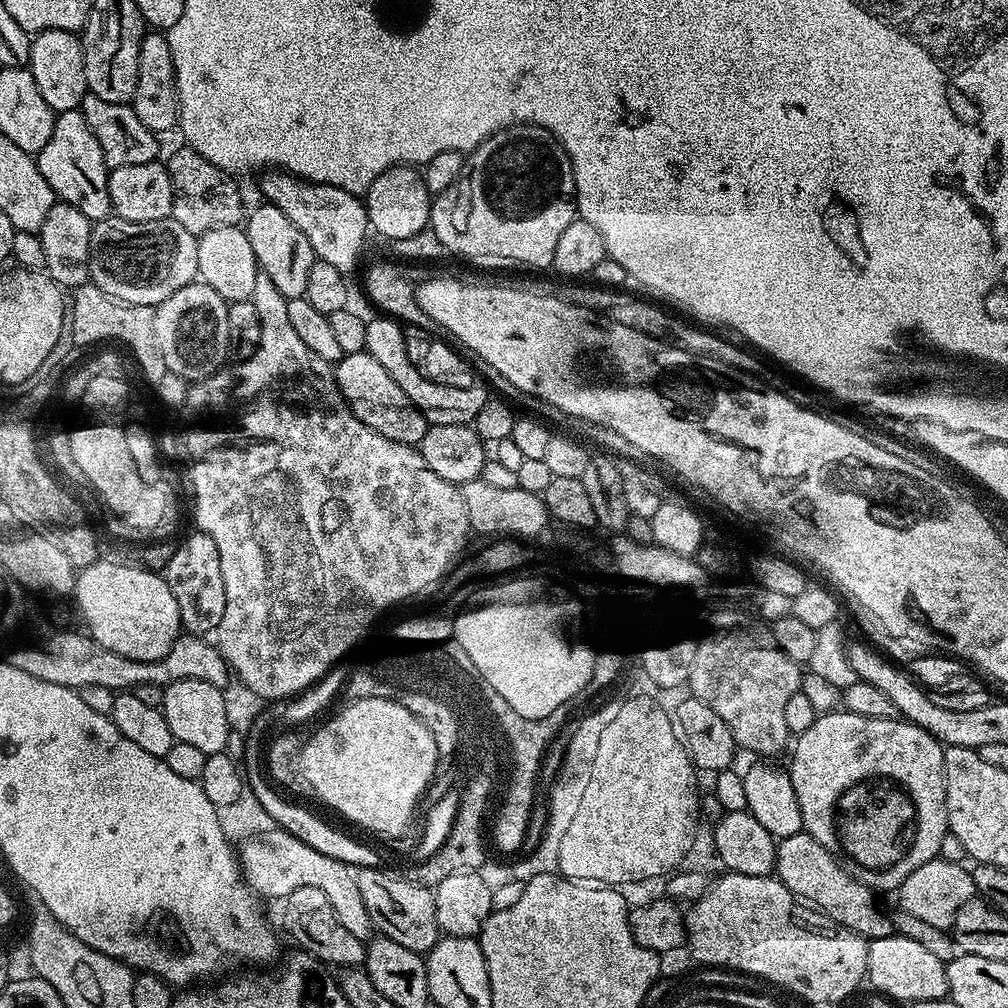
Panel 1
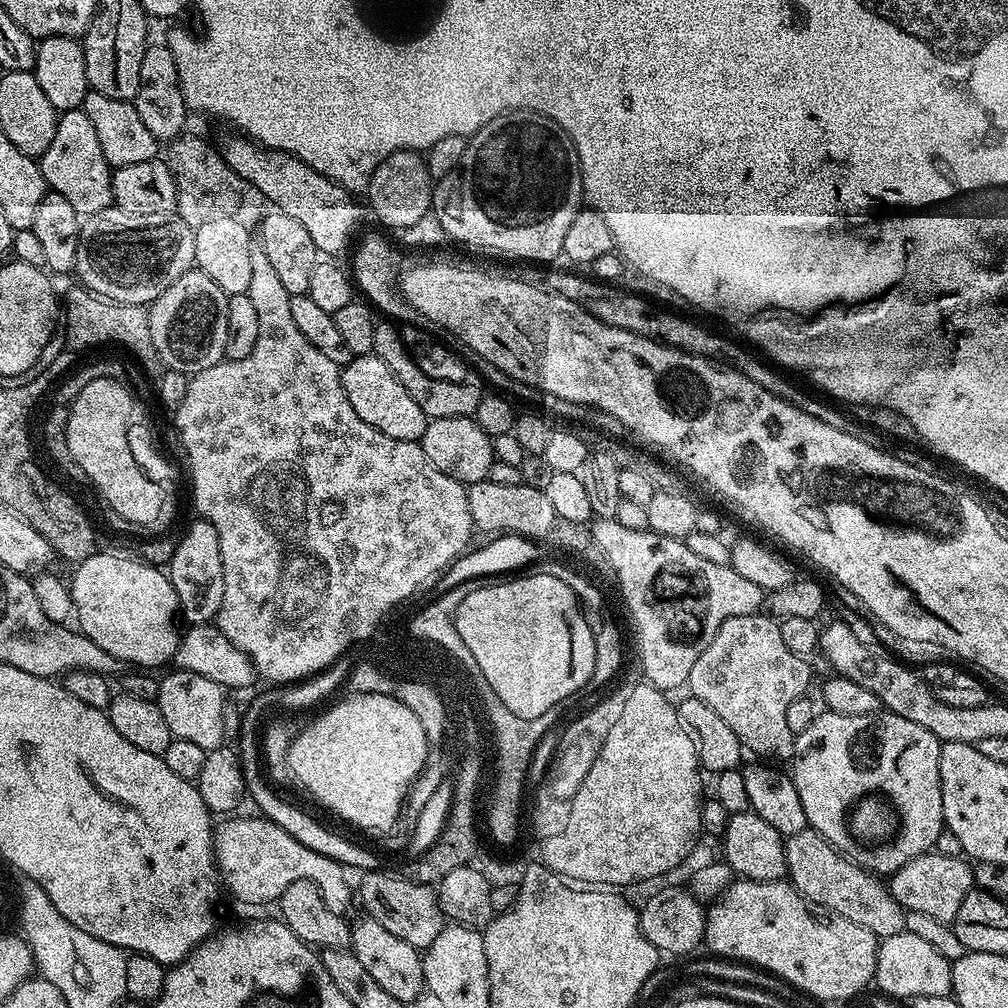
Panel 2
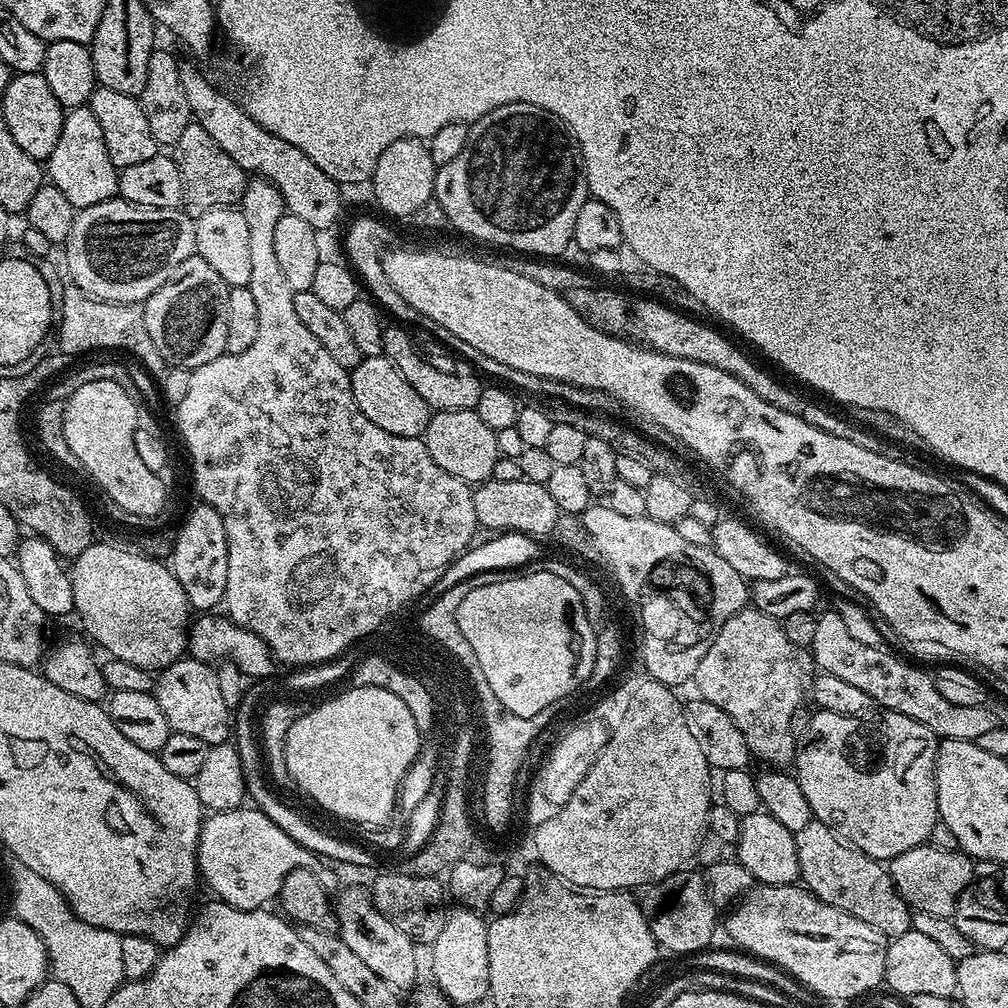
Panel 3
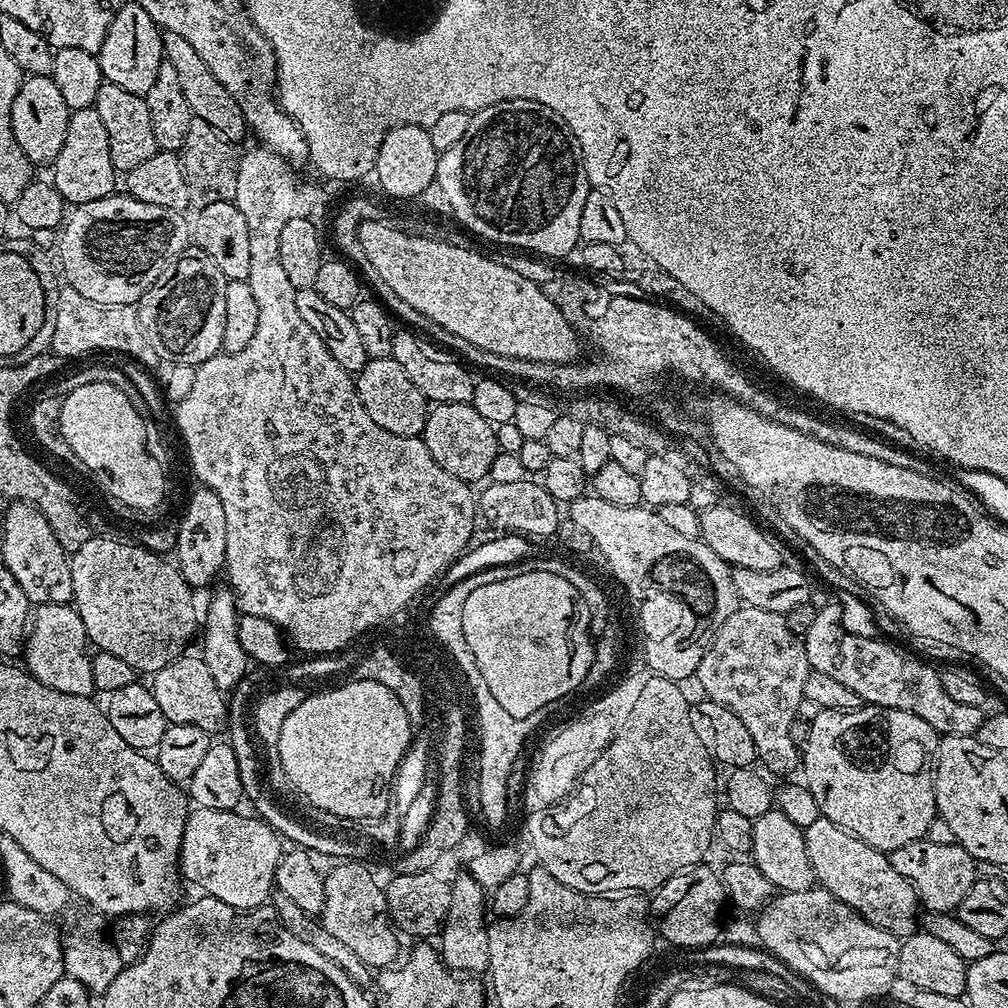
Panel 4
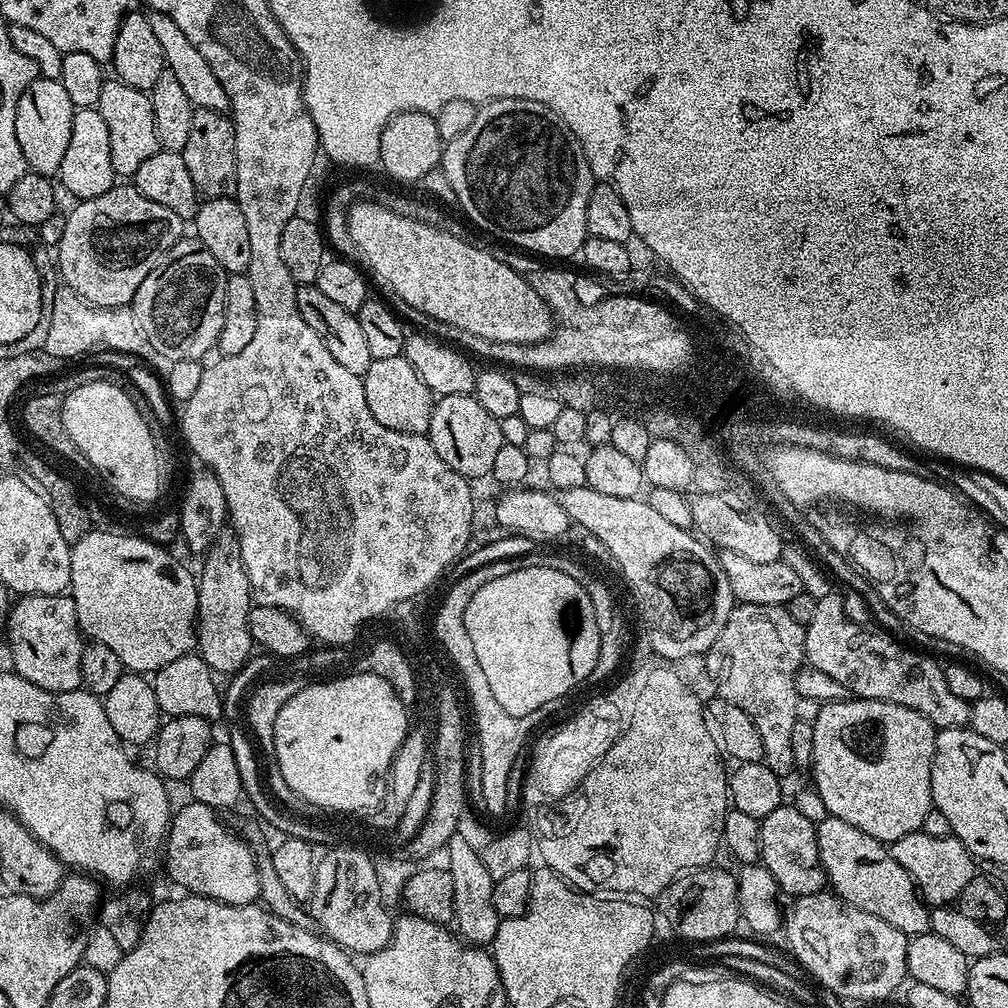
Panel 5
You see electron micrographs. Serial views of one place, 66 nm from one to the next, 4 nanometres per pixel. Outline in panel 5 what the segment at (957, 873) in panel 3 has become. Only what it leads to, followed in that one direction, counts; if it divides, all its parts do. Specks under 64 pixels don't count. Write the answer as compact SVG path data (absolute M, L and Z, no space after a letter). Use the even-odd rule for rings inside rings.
M922 830L911 832L891 841L890 851L894 862L898 862L898 866L902 866L902 870L906 870L906 874L910 874L910 878L916 883L916 891L932 906L955 905L966 882L970 882L970 878L978 872L977 861L972 853L954 835L934 838Z

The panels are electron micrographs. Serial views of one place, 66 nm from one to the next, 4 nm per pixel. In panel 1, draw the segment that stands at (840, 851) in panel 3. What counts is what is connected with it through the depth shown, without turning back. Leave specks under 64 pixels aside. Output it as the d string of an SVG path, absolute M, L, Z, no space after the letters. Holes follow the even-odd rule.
M800 831L792 837L781 839L776 846L775 875L792 891L793 897L807 902L815 911L823 912L835 924L849 928L865 940L893 935L894 920L876 905L873 889L858 882L844 869L843 863L815 840L811 834Z

